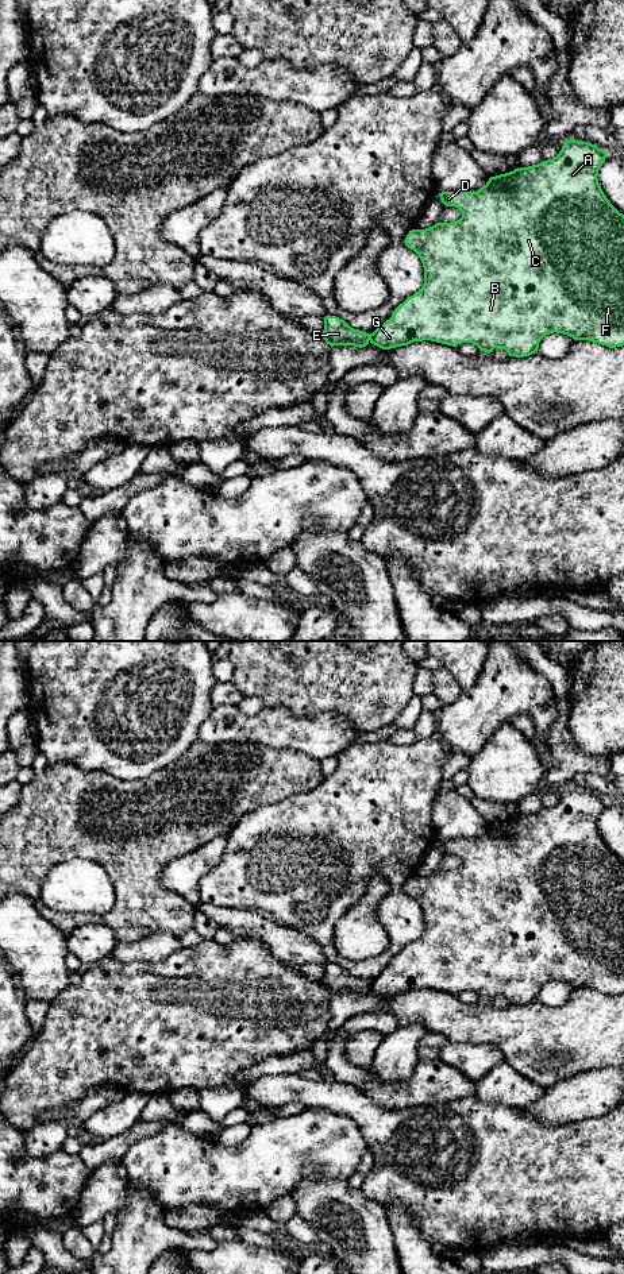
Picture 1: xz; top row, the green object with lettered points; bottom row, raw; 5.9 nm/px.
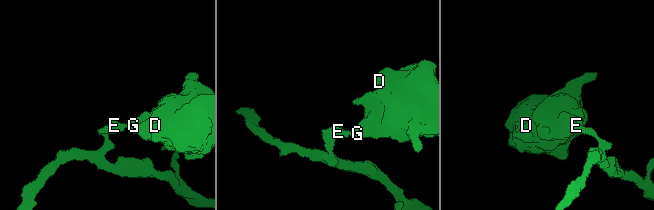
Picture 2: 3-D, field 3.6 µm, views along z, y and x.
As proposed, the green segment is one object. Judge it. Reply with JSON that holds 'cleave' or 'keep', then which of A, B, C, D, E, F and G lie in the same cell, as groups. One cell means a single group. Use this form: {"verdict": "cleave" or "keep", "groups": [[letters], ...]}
{"verdict": "cleave", "groups": [["A", "B", "C", "D", "F", "G"], ["E"]]}

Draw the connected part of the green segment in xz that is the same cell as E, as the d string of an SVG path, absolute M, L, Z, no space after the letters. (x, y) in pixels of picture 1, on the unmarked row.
M336 964L324 965L324 978L320 982L327 992L366 995L369 992L369 981L351 976L344 968Z

